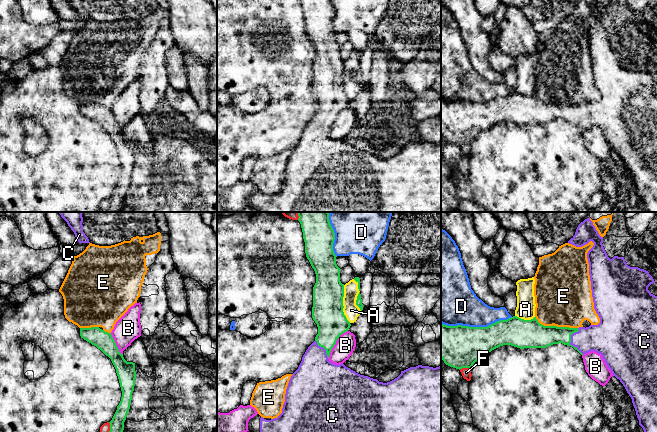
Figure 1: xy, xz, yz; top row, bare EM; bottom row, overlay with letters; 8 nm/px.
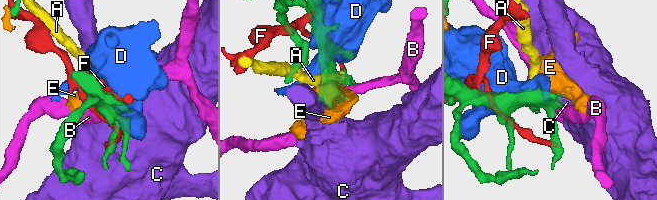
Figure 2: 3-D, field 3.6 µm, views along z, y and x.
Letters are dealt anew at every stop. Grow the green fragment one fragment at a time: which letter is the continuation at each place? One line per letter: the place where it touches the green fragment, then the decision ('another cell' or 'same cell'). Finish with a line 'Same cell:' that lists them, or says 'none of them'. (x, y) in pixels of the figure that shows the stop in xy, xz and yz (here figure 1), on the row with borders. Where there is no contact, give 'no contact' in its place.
A: meets green in xz at (342, 304); another cell
B: meets green in xz at (335, 343); another cell
C: meets green in yz at (570, 341); same cell
D: meets green in yz at (476, 327); another cell
E: meets green in yz at (555, 326); another cell
F: meets green in yz at (464, 367); another cell
Same cell: C

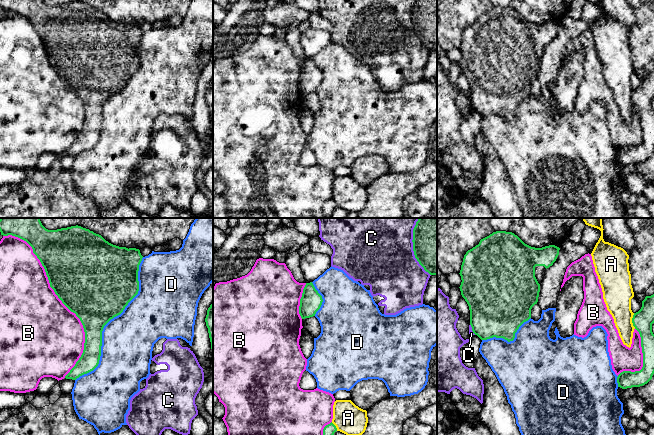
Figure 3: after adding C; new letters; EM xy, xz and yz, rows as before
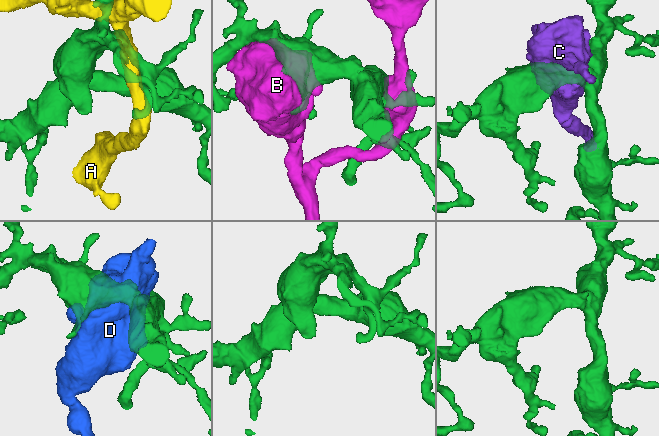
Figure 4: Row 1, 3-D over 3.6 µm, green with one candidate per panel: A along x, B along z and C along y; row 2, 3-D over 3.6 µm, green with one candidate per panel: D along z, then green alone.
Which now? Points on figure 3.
A: meets green in yz at (632, 321); another cell
B: meets green in xy at (59, 298); another cell
C: meets green in xz at (413, 247); another cell
D: meets green in xy at (109, 320); another cell
Same cell: none of them

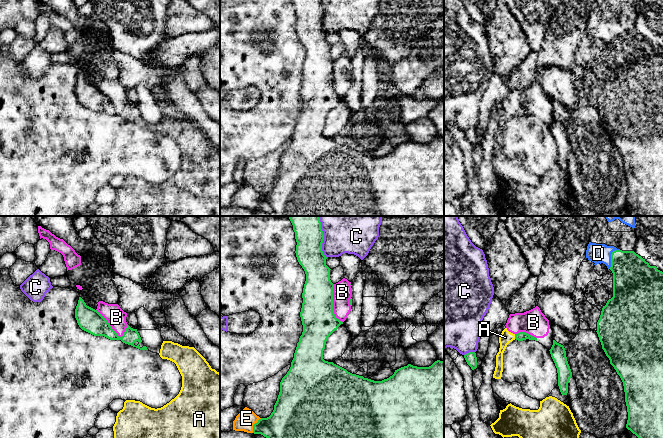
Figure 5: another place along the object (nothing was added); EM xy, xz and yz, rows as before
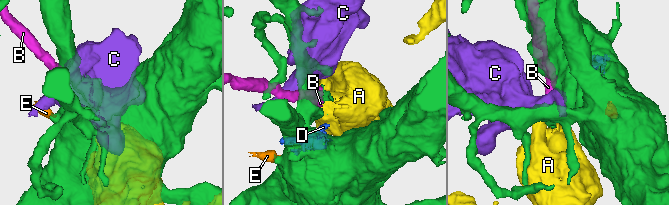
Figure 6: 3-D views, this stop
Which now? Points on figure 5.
A: meets green in yz at (515, 337); another cell
B: meets green in xy at (109, 324); another cell
C: meets green in xz at (323, 237); another cell
D: meets green in yz at (611, 257); another cell
E: meets green in xz at (253, 425); same cell
Same cell: E

